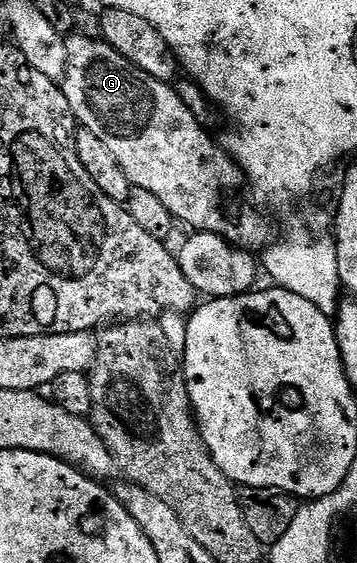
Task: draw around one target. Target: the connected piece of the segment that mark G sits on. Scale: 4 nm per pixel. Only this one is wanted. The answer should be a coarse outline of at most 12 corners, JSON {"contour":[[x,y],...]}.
{"contour":[[66,37],[60,87],[131,186],[179,225],[265,249],[226,220],[242,169],[174,86],[103,39]]}

